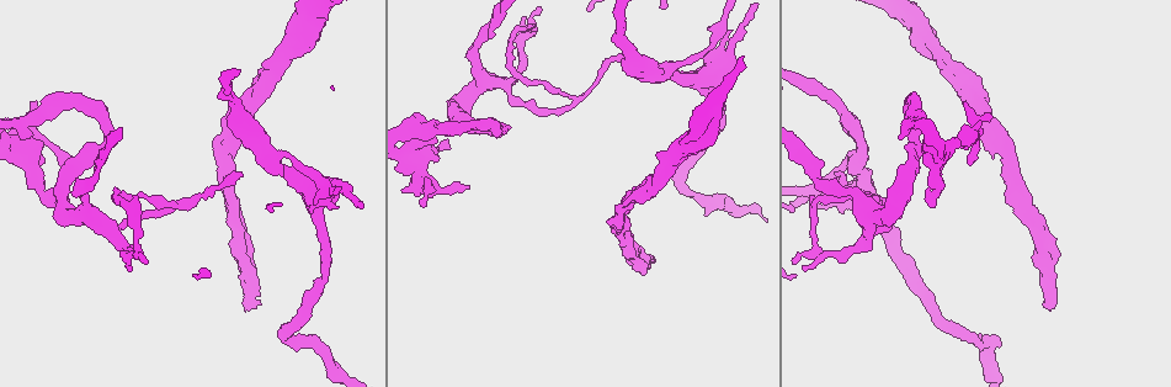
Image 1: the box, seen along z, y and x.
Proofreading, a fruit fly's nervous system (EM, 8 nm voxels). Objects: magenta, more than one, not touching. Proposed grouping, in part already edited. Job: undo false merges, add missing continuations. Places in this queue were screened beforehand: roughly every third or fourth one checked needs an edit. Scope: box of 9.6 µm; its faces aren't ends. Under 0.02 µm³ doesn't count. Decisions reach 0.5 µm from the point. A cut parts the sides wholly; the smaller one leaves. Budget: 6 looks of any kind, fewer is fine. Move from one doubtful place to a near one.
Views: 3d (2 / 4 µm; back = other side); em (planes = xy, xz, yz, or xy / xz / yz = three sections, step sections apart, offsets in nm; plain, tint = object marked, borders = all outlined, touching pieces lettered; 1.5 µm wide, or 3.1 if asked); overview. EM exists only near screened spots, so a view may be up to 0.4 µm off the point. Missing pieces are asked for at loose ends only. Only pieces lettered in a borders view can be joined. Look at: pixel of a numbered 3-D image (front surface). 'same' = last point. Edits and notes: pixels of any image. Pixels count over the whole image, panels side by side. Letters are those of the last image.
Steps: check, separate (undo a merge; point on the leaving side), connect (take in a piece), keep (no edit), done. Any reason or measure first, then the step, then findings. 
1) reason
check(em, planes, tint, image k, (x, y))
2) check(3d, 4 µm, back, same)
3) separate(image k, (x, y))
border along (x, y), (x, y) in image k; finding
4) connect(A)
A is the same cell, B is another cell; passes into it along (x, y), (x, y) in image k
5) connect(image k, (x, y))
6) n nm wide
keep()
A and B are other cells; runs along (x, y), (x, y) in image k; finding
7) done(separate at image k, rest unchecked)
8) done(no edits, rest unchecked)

check(em, yz, step 8, borders, image 1, (835, 173))

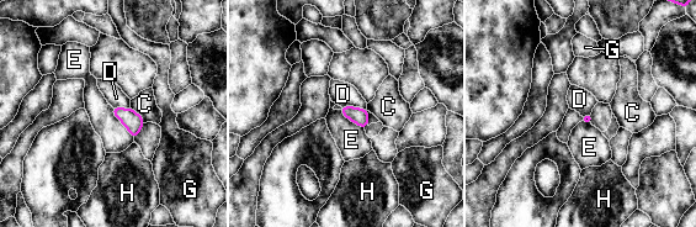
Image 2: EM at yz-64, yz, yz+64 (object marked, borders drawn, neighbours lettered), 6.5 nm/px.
keep()
C, D, E, G and H are other cells; no lettered piece goes on from it

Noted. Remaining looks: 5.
abrupt turn
check(3d, 2 µm, image 1, (121, 197))

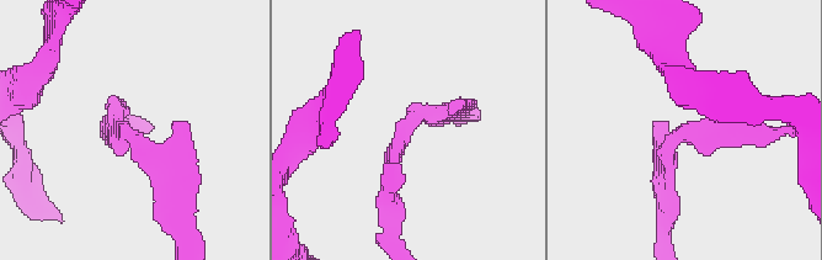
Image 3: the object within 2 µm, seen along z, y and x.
need the tissue
check(em, planes, borders, image 3, (682, 136))

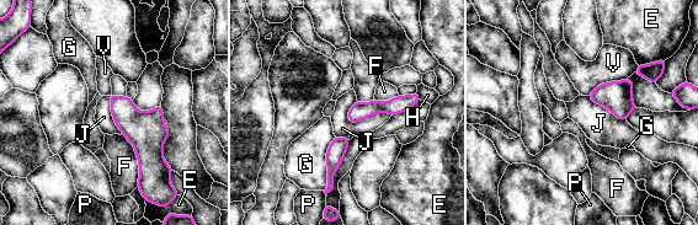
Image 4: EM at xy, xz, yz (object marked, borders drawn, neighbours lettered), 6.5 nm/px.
120 nm wide
keep()
E, F, G, H, J, P and V are other cells; border along (347, 111), (351, 122), (390, 116) in image 4; one cell here

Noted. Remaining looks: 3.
long arm stops here
check(3d, 4 µm, image 1, (1047, 304))

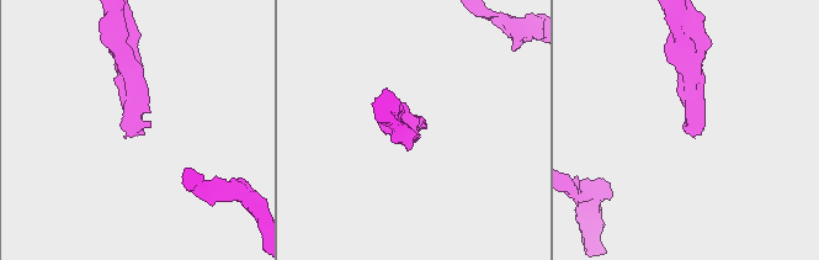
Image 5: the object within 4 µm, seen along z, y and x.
check(em, planes, plain, image 5, (147, 126))

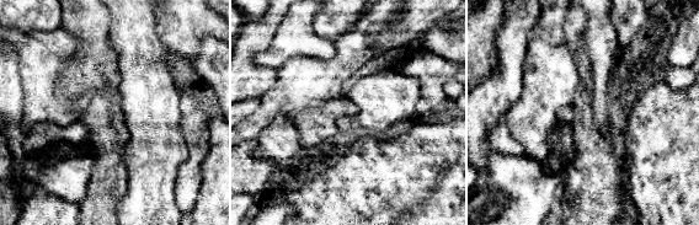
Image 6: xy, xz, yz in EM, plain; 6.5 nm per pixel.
check(em, planes, borders, same)

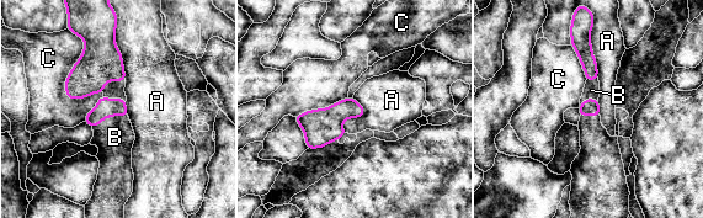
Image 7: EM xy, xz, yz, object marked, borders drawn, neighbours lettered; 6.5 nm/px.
connect(B)
B is the same cell, A and C are other cells; passes into it along (106, 107), (110, 116), (115, 137) in image 7; the cell continues

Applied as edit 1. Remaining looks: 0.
done(connect at image 7, rest unchecked)

